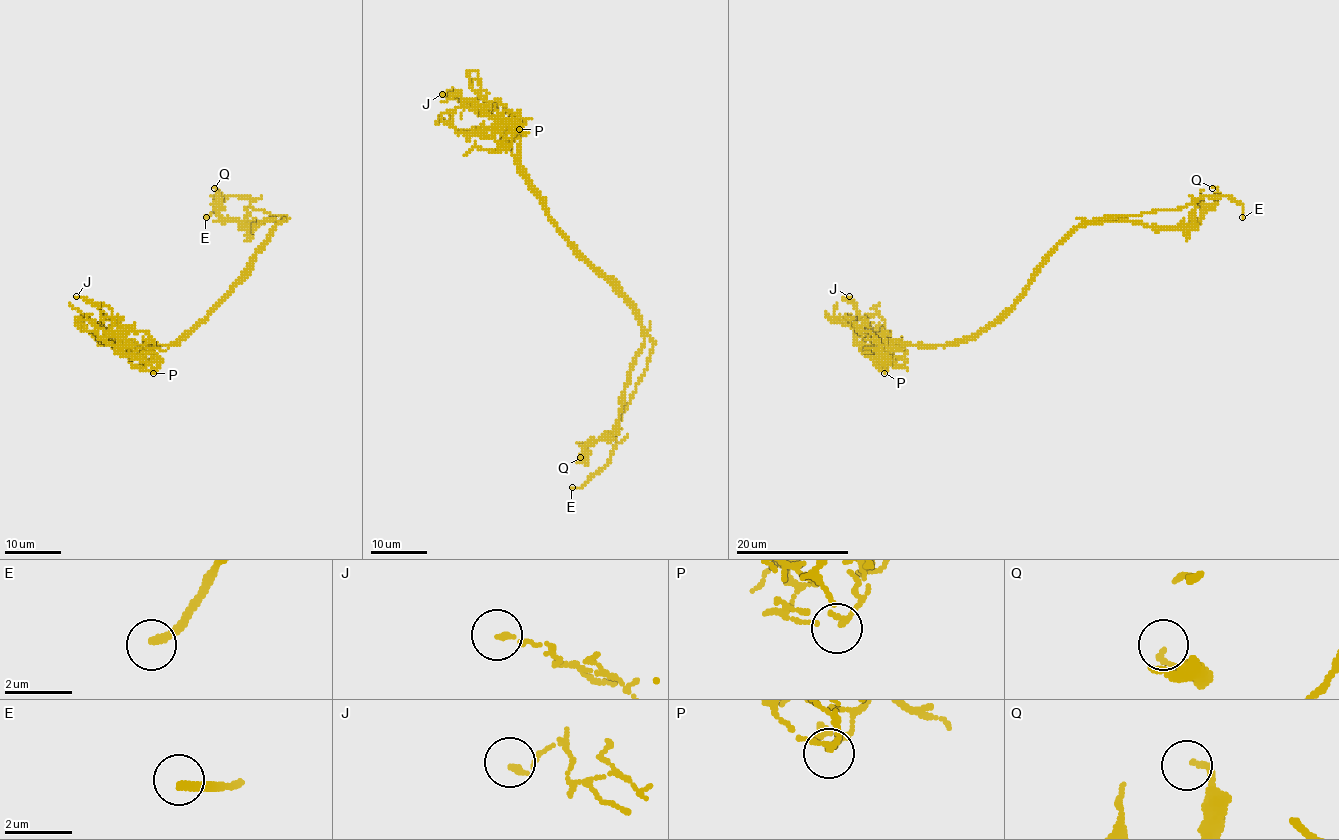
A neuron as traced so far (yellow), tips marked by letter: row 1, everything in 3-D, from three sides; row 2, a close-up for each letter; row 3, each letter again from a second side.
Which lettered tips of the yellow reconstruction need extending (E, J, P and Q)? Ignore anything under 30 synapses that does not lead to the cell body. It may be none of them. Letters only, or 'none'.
E

